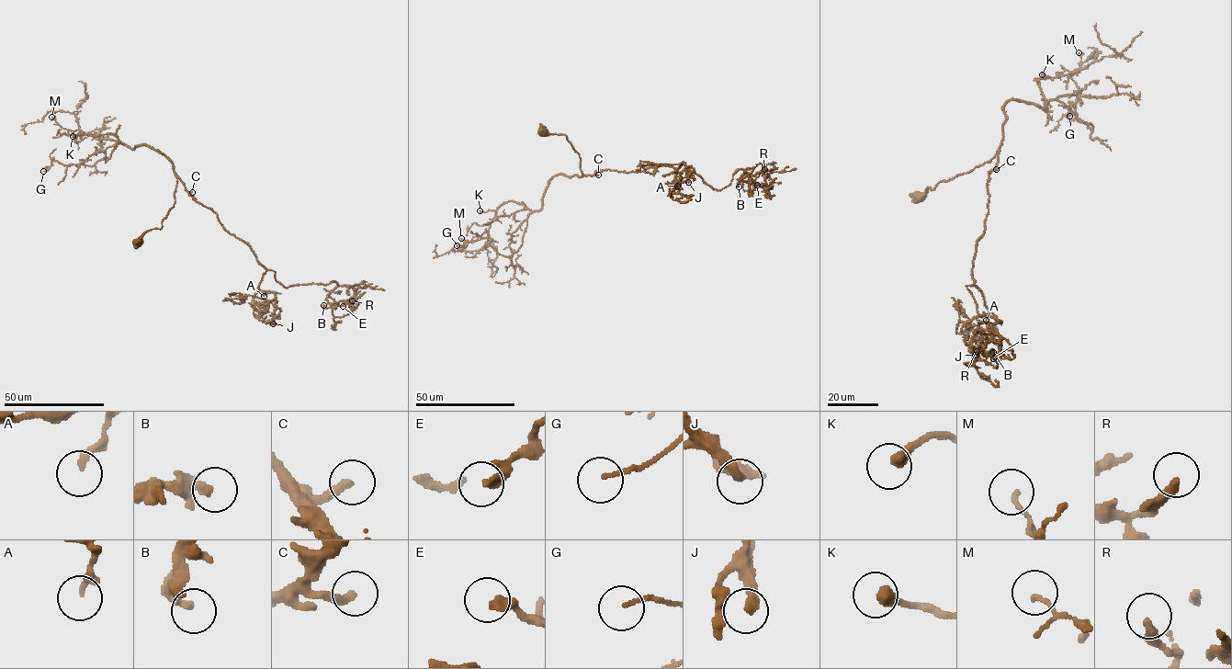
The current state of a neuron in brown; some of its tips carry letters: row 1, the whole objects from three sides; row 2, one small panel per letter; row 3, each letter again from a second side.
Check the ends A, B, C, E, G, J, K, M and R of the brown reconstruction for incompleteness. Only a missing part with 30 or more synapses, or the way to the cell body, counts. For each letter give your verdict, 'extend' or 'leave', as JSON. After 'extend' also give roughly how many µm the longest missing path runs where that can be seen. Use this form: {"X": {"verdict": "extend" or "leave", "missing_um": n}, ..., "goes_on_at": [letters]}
{"A": {"verdict": "leave"}, "B": {"verdict": "leave"}, "C": {"verdict": "leave"}, "E": {"verdict": "leave"}, "G": {"verdict": "leave"}, "J": {"verdict": "leave"}, "K": {"verdict": "leave"}, "M": {"verdict": "leave"}, "R": {"verdict": "leave"}, "goes_on_at": []}

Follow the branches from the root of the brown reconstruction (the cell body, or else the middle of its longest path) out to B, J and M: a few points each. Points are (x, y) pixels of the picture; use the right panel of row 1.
B: (919, 196), (1000, 149), (966, 286), (979, 314), (1000, 322), (978, 323), (998, 334), (979, 348), (993, 352)
J: (919, 196), (988, 162), (1000, 149), (971, 268), (988, 312), (961, 330), (975, 355)
M: (919, 196), (990, 161), (1004, 105), (1045, 107), (1034, 78), (1073, 74), (1079, 52)

